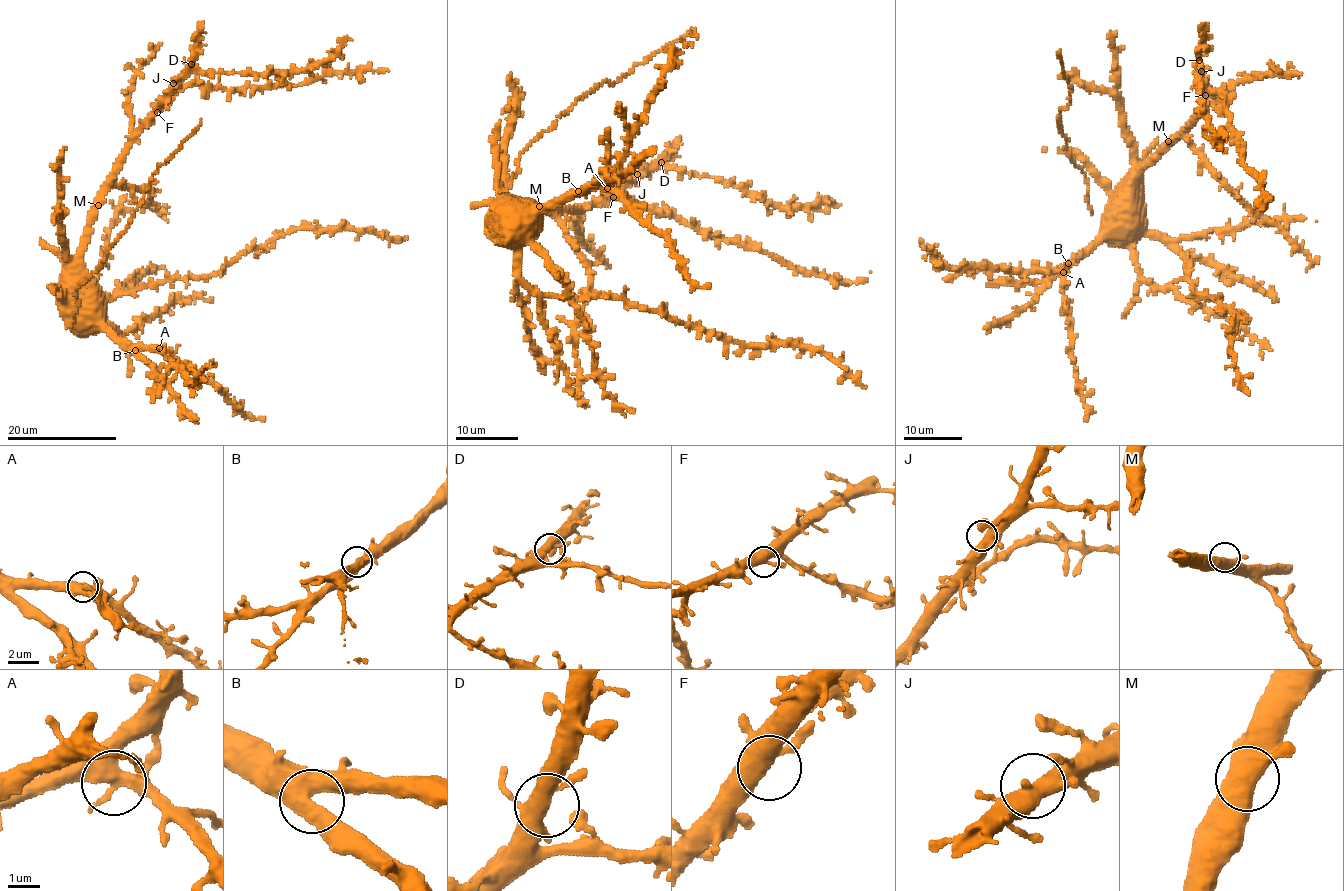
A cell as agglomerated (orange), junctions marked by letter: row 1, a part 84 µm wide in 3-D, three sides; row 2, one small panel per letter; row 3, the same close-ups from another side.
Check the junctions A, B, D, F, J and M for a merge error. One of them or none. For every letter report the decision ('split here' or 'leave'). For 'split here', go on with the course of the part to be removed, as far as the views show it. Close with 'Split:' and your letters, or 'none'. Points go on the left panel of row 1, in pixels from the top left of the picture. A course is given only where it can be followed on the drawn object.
A: leave
B: leave
D: leave
F: leave
J: leave
M: leave
Split: none

